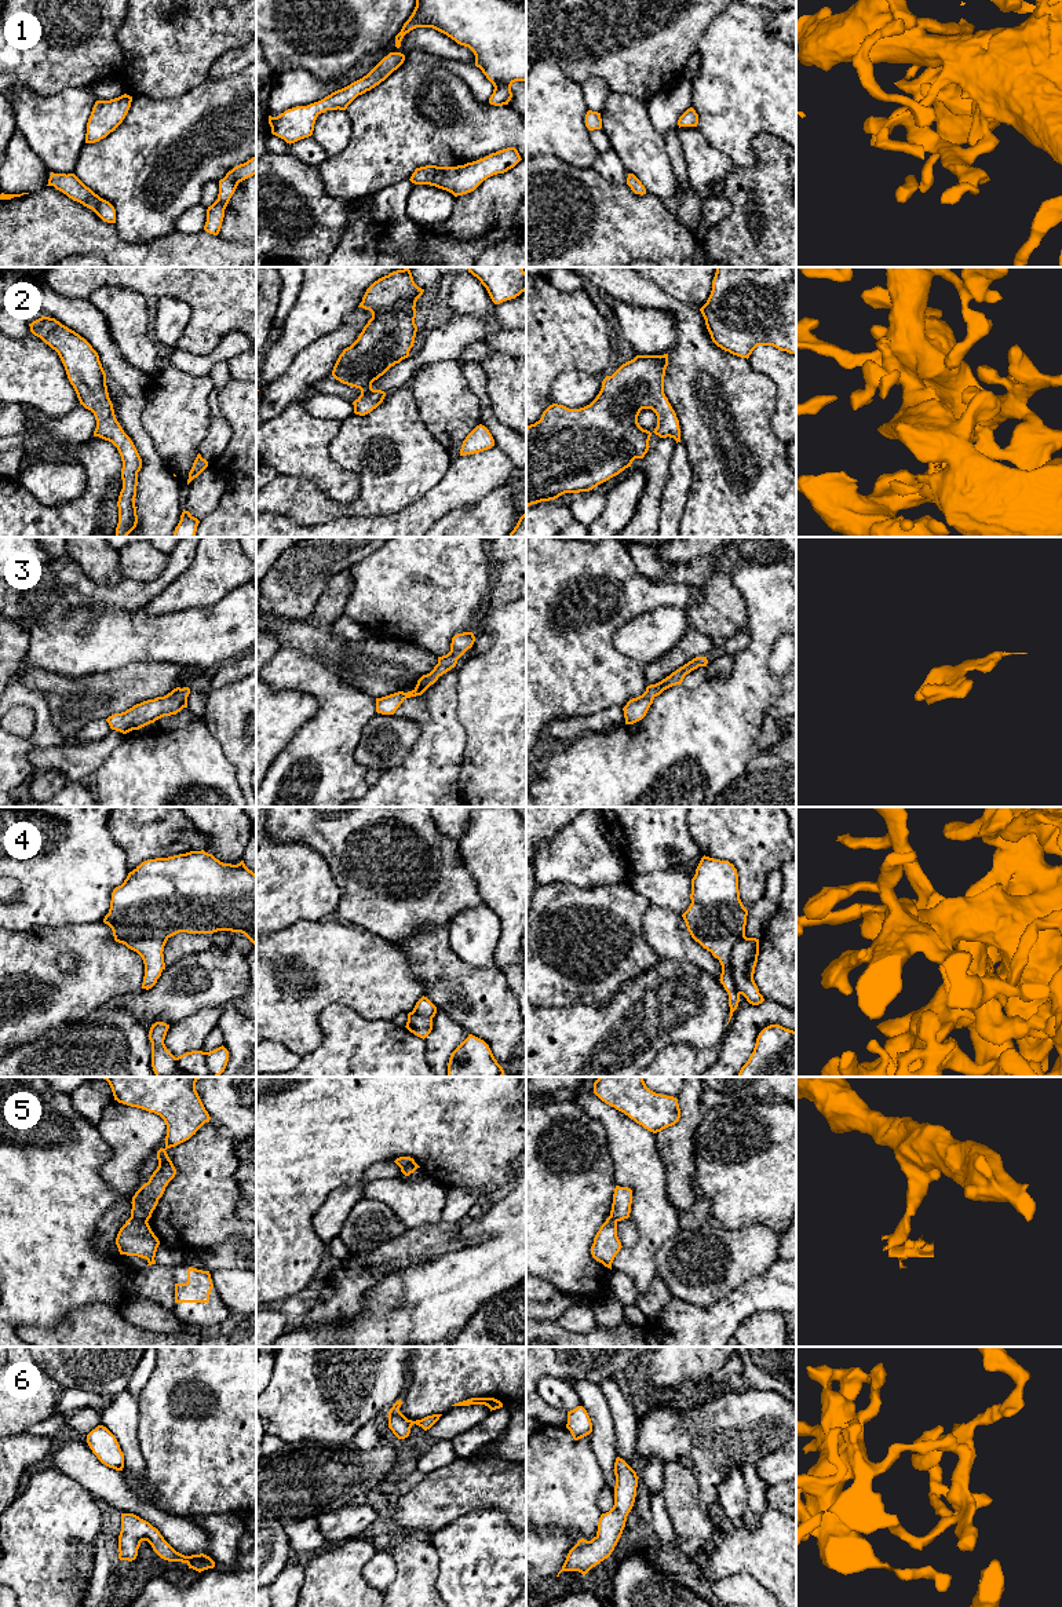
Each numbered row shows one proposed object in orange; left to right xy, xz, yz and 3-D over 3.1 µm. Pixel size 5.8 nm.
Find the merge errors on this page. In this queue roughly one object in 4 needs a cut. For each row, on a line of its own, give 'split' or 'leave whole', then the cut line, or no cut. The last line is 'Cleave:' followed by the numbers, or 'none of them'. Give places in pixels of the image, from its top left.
1: leave whole | no cut
2: leave whole | no cut
3: leave whole | no cut
4: leave whole | no cut
5: split | xy (131, 1215), (146, 1222)
6: leave whole | no cut
Cleave: 5

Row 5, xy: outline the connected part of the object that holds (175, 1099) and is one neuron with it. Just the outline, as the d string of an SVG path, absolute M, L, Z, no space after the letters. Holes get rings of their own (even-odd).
M102 1077L112 1088L114 1100L118 1103L138 1107L160 1115L167 1125L165 1147L157 1151L158 1166L132 1197L131 1216L138 1220L149 1221L165 1187L175 1177L176 1169L167 1154L167 1148L175 1147L189 1140L196 1132L209 1122L211 1117L205 1110L197 1091L196 1082L200 1077Z

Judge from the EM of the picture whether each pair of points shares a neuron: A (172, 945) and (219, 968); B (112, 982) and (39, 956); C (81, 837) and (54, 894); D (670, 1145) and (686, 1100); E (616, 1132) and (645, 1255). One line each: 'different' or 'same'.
A: different
B: same
C: same
D: same
E: same

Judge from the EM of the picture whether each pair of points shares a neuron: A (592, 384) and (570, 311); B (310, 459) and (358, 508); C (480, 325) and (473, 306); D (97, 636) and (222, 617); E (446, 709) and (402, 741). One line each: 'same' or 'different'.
A: different
B: different
C: different
D: same
E: different

